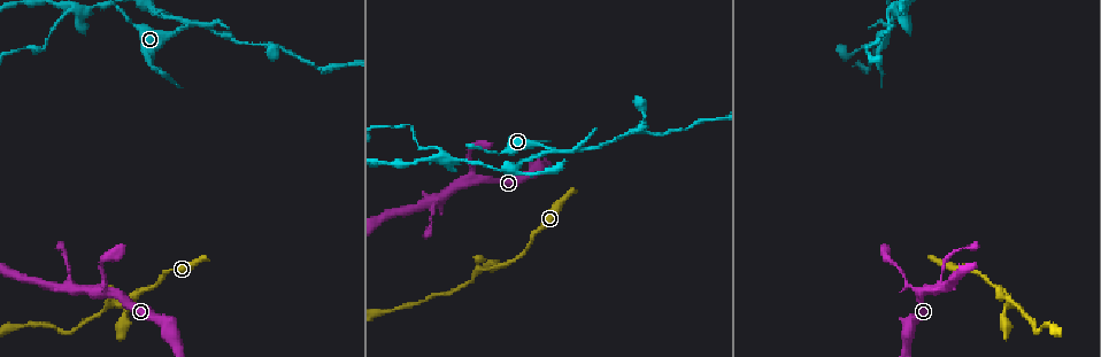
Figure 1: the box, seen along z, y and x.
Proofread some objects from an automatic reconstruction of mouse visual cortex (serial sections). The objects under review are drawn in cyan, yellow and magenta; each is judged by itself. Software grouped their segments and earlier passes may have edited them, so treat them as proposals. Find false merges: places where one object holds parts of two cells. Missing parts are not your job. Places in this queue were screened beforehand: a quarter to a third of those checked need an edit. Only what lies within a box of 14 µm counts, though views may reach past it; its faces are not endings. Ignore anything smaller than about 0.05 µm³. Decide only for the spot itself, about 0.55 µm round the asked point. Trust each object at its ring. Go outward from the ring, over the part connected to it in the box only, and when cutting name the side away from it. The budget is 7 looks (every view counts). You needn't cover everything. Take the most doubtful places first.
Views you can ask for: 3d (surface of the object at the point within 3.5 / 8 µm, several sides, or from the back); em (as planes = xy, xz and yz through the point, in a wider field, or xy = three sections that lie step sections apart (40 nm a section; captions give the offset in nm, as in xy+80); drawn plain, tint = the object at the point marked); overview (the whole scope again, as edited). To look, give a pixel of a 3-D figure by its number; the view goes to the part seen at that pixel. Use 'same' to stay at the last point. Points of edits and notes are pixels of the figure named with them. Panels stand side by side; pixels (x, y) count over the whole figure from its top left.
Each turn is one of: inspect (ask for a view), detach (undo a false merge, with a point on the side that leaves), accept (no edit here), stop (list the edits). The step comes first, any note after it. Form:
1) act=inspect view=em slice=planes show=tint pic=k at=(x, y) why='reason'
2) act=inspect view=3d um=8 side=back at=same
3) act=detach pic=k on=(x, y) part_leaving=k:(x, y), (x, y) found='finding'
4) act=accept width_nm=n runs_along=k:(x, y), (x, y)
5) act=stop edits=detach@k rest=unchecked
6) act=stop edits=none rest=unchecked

act=inspect view=3d um=3.5 pic=1 at=(175, 34)

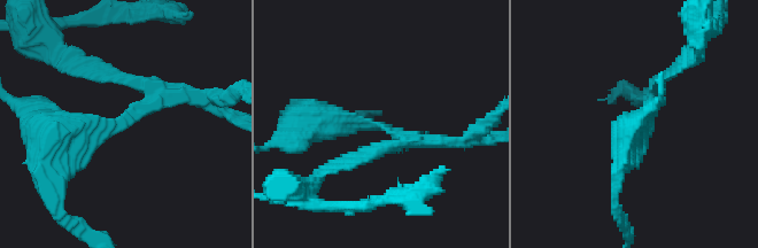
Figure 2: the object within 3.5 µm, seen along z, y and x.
act=inspect view=em slice=xy step=1 show=tint pic=2 at=(126, 121) why='shape alone is not enough'

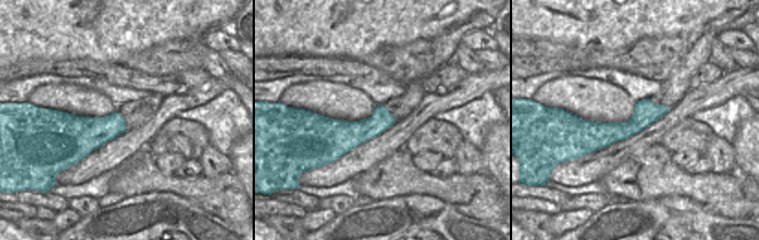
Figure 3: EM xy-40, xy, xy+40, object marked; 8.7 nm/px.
act=inspect view=em slice=xy step=2 show=tint at=same

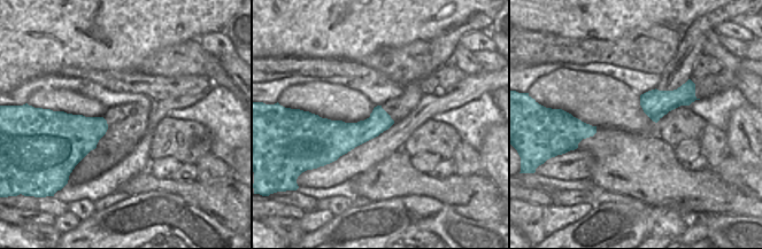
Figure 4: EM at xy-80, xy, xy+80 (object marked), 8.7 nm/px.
act=detach pic=2 on=(366, 150) width_nm=200 part_leaving=2:(404, 140), (341, 161), (312, 181) found='a second cell is stuck on'

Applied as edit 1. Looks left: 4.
act=inspect view=overview

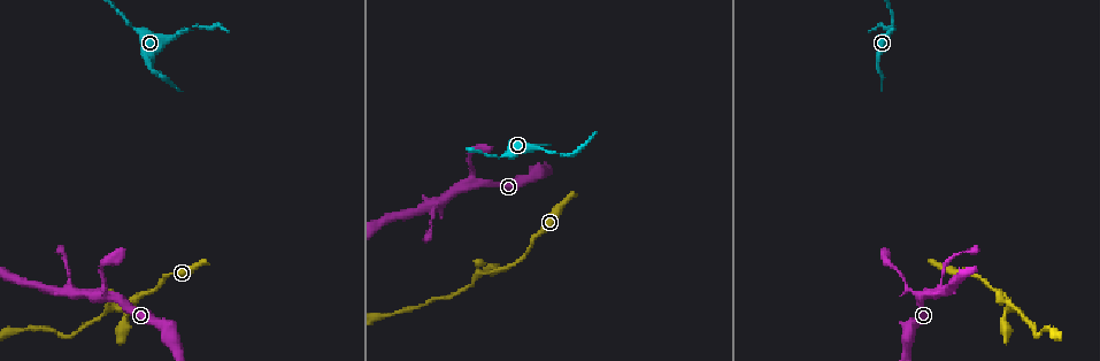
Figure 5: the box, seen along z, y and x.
act=inspect view=3d um=3.5 pic=5 at=(495, 273) why='four arms meet'

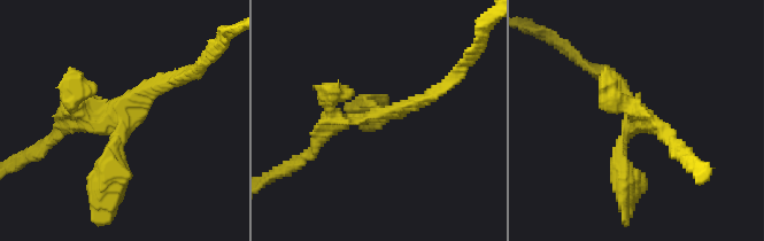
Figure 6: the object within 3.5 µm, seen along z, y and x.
act=inspect view=em slice=xy step=2 show=plain pic=6 at=(118, 121) why='now the EM'

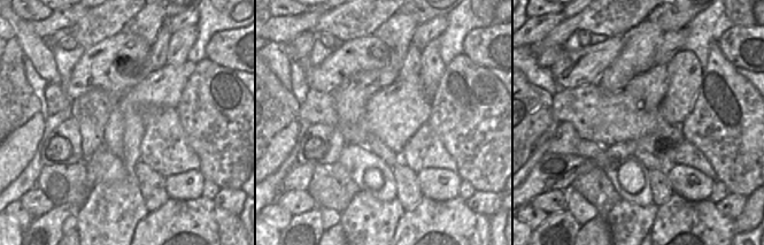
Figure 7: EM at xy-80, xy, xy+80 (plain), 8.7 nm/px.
act=inspect view=em slice=xy step=2 show=tint at=same

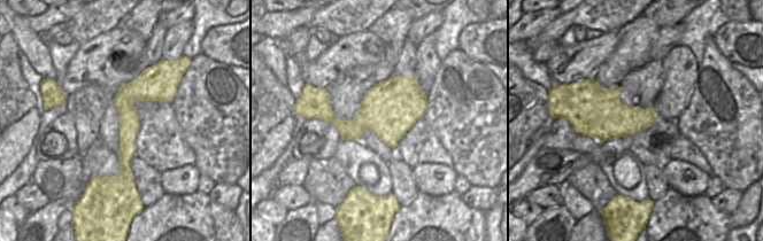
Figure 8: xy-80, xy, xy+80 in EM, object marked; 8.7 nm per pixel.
act=accept width_nm=500 runs_along=8:(151, 69), (128, 99), (117, 180) found='one cell here'

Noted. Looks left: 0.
act=stop edits=detach@2 rest=unchecked

